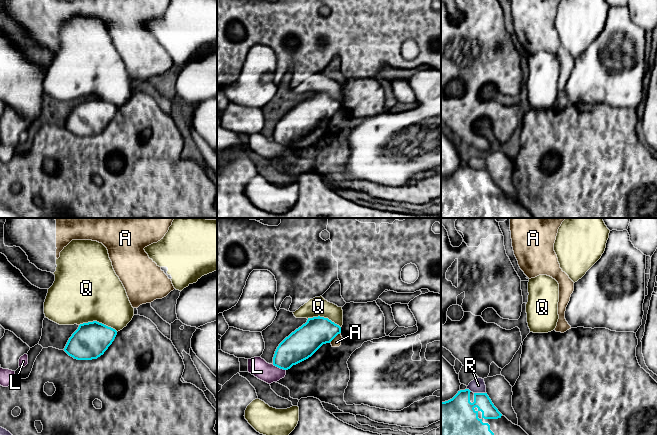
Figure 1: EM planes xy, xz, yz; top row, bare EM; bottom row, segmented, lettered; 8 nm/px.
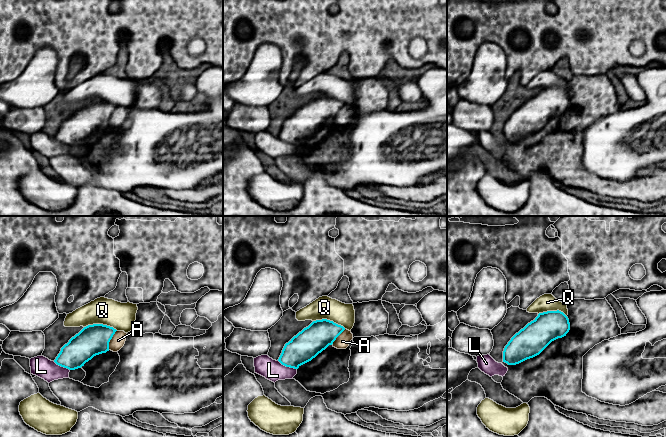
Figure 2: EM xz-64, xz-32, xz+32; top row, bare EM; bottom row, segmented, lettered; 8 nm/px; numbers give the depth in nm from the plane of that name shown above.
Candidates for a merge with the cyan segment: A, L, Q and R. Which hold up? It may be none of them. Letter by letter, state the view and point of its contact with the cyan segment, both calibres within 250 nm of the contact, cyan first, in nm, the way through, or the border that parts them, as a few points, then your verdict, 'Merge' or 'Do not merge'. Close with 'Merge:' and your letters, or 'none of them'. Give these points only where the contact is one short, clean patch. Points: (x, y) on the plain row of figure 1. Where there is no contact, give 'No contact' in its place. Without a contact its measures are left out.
A: Touches cyan at xz (334, 113). Thickness 240 nm (cyan) against 80 nm. Boundary: xz (340, 108), (329, 118). Do not merge
L: Touches cyan at xz (279, 143). Thickness 240 nm (cyan) against 150 nm. Do not merge
Q: Touches cyan at xy (98, 98). Thickness 280 nm (cyan) against 460 nm. Do not merge
R: Touches cyan at yz (480, 169). Thickness 280 nm (cyan) against 110 nm. Do not merge
Merge: none of them

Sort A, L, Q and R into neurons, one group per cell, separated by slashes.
A / L R / Q

